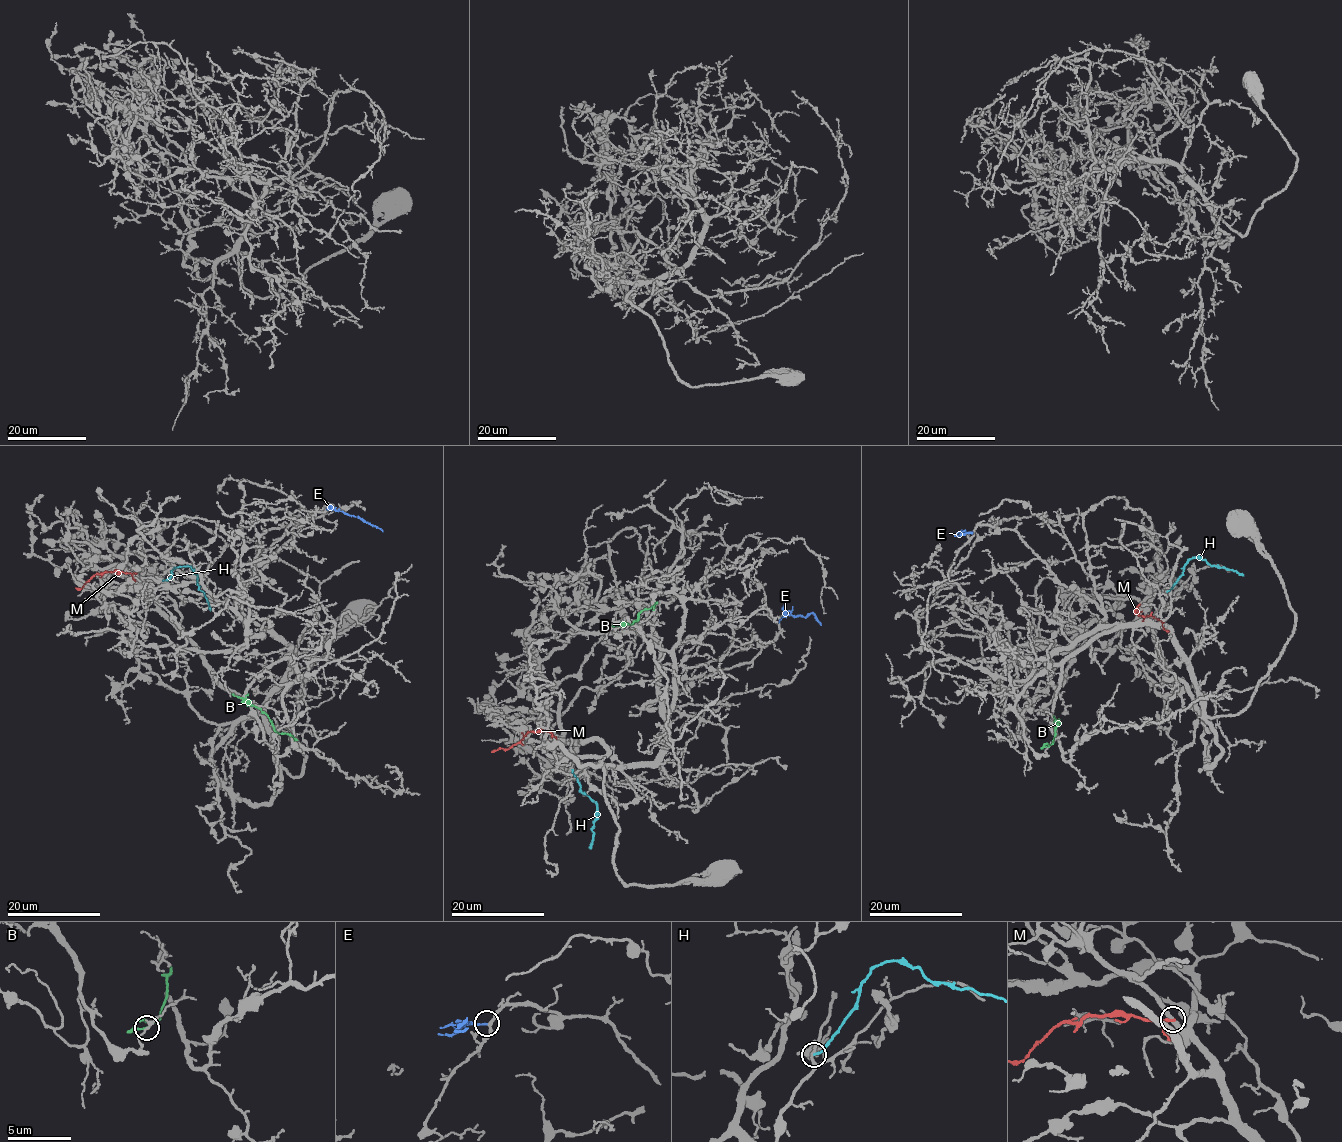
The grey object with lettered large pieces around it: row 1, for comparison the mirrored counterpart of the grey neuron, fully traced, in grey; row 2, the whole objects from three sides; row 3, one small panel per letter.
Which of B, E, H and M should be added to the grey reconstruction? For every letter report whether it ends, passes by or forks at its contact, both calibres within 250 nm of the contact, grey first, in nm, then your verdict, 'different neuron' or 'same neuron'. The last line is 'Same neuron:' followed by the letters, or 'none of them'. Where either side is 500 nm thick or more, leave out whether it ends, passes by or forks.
B: it passes by; calibres 180 and 90 nm; different neuron
E: it ends; calibres 240 and 140 nm; same neuron
H: it ends; calibres 180 and 180 nm; different neuron
M: it passes by; calibres 320 and 140 nm; different neuron
Same neuron: E

